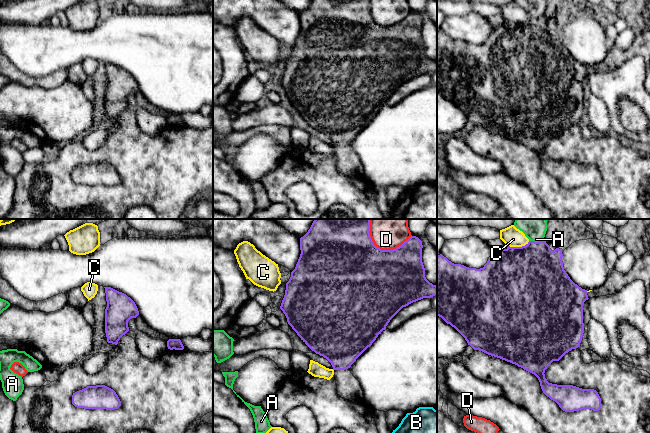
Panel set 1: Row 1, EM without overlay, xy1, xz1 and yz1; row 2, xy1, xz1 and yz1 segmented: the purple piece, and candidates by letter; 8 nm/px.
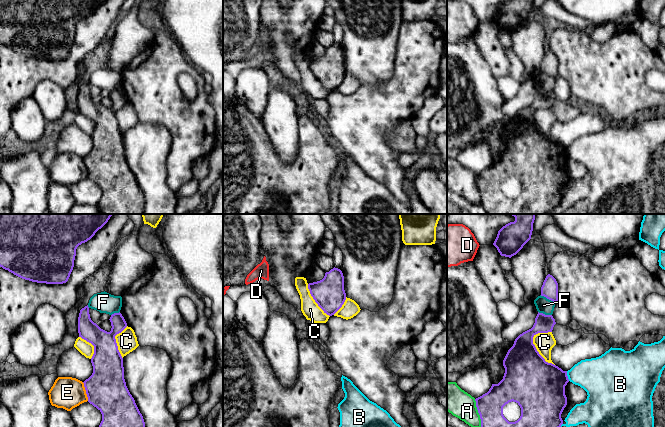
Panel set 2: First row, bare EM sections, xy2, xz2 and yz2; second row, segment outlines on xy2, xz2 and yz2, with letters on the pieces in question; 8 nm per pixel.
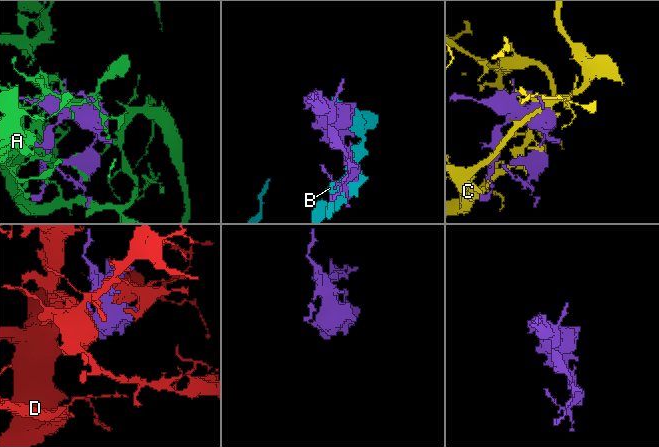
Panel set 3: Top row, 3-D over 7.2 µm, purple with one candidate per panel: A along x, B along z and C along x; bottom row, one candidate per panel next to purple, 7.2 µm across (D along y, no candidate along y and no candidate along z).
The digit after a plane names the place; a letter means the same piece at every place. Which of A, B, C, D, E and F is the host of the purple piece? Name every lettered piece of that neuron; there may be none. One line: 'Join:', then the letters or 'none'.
Join: none

